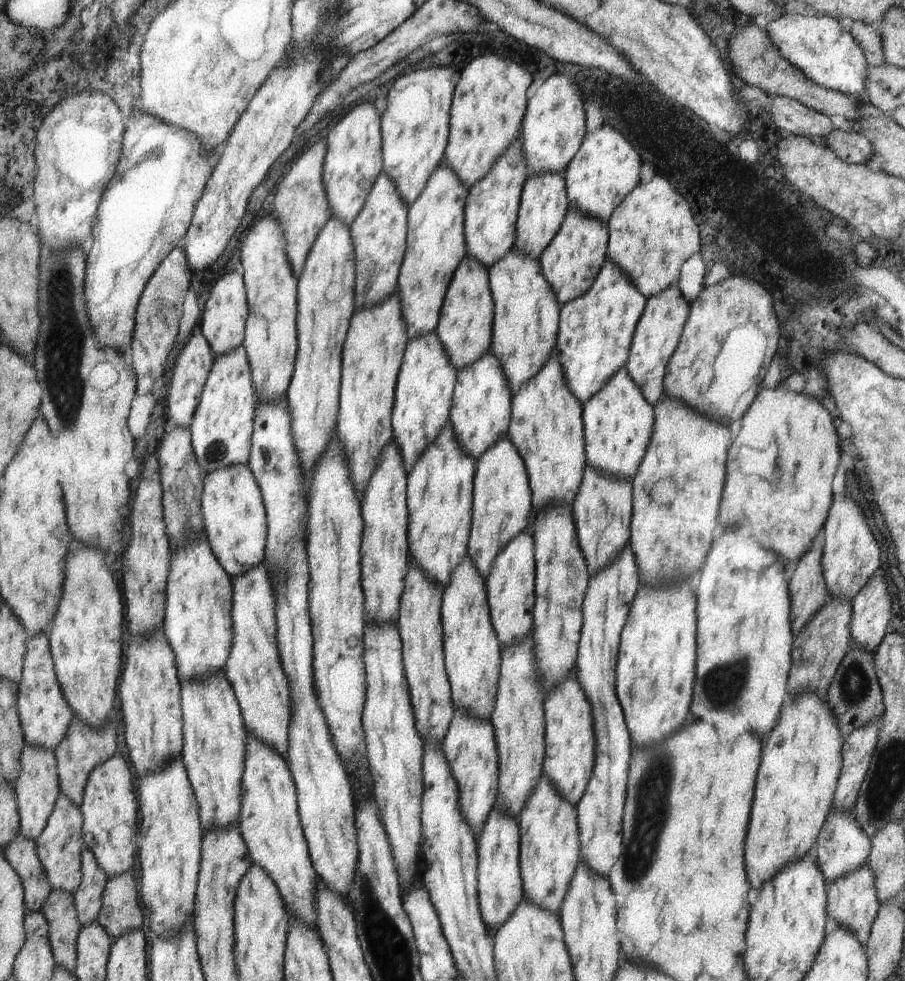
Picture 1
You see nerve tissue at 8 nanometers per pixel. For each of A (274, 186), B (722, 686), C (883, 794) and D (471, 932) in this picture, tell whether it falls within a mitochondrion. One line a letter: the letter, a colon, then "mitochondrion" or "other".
A: other
B: mitochondrion
C: mitochondrion
D: other

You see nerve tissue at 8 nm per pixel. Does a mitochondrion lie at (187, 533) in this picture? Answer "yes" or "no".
yes

